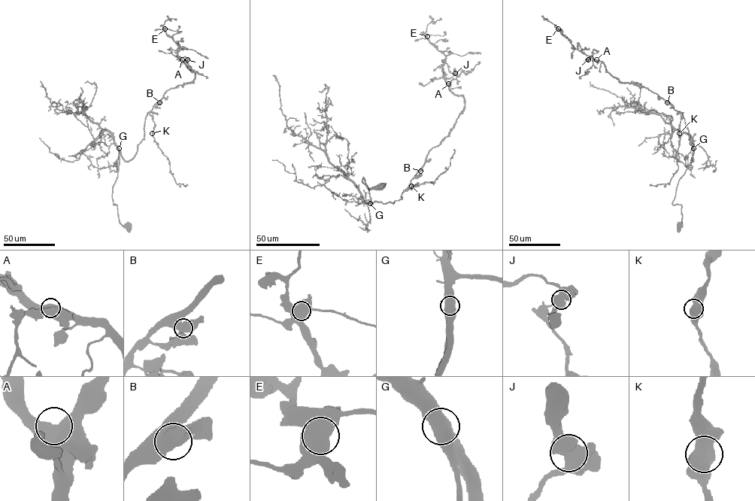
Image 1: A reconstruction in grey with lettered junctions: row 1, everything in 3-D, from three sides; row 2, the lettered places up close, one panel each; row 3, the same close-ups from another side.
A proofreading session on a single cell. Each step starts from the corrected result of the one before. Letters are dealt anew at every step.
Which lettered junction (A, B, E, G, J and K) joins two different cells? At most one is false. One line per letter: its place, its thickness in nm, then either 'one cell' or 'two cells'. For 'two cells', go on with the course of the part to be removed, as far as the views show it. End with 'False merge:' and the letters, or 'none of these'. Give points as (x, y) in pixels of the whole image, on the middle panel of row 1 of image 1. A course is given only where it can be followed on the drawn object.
A: place (448, 83); calibre 600 nm; one cell
B: place (420, 171); calibre 650 nm; one cell
E: place (427, 36); calibre 800 nm; one cell
G: place (370, 203); calibre 850 nm; one cell
J: place (455, 73); calibre 750 nm; one cell
K: place (411, 186); calibre 650 nm; one cell
False merge: none of these

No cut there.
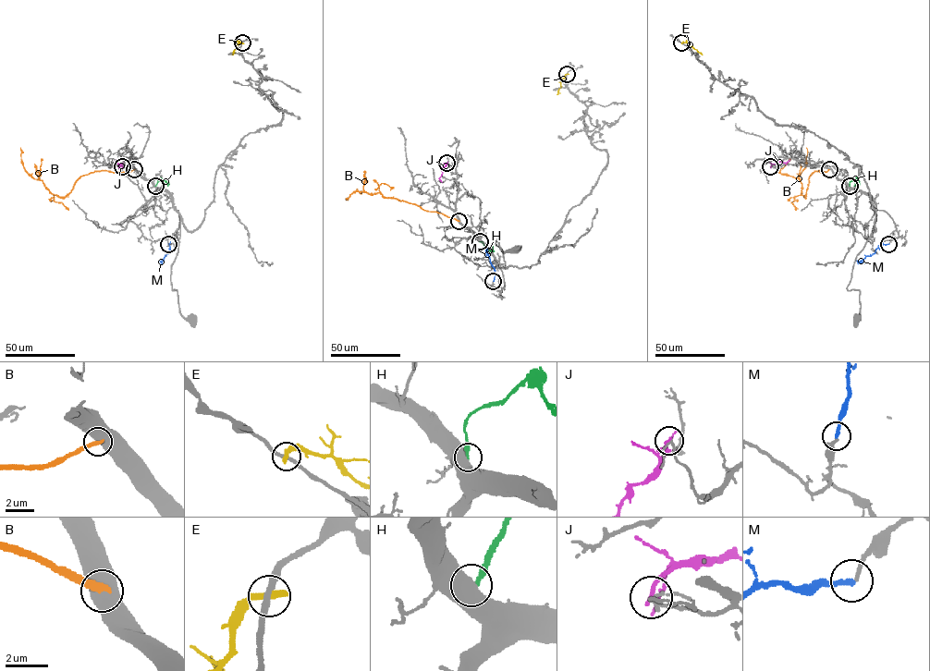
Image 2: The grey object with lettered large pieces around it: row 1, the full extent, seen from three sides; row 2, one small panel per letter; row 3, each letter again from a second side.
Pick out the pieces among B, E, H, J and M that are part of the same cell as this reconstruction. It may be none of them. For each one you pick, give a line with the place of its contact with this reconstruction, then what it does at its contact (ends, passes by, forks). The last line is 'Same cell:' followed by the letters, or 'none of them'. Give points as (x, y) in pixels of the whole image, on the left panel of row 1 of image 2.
M: contact (168, 244); it ends
Same cell: M

